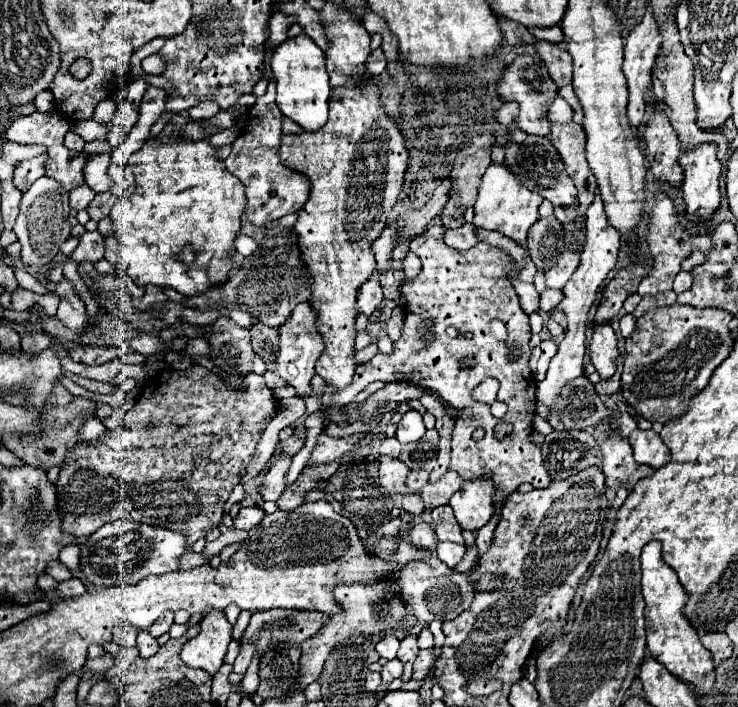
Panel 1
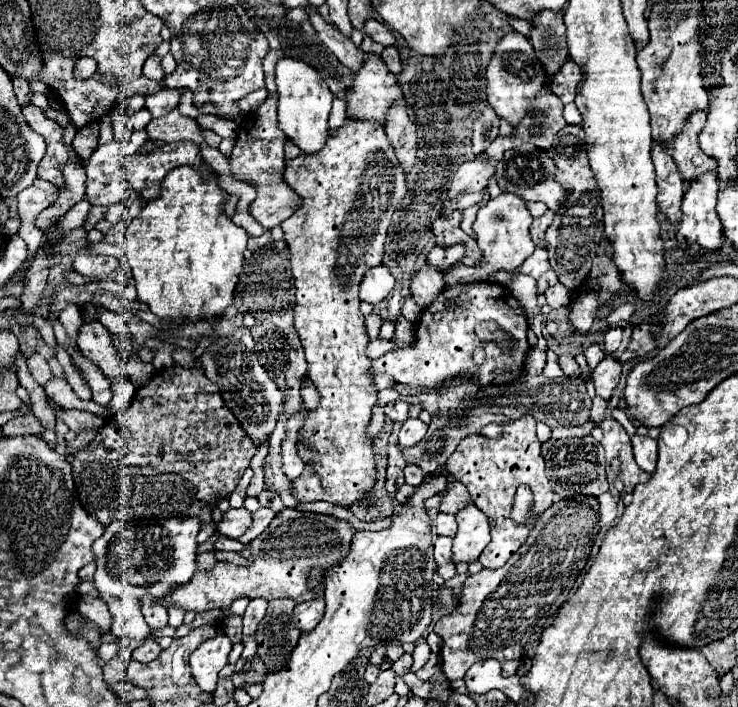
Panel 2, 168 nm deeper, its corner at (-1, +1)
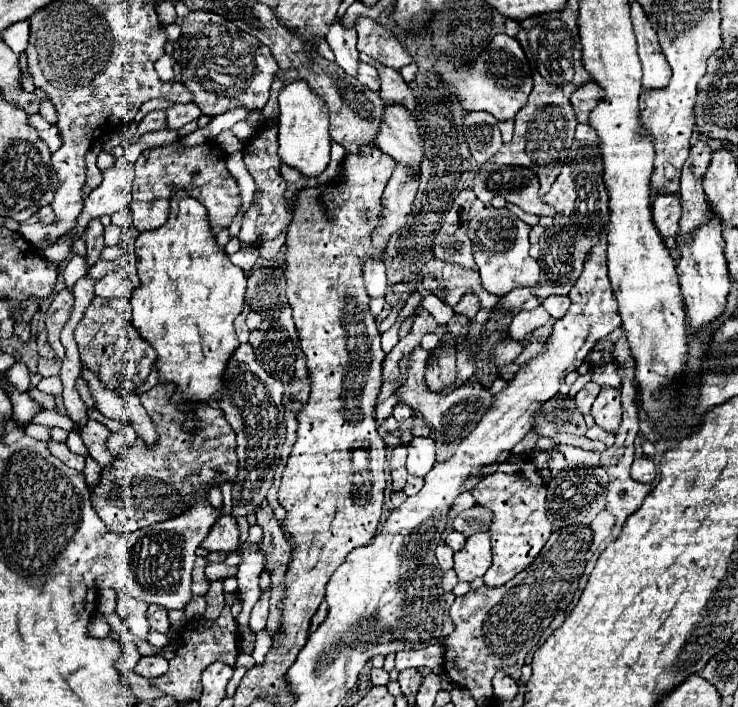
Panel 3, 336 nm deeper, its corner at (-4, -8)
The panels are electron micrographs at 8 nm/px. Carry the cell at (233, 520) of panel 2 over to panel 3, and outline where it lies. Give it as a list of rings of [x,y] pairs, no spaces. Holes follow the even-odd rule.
[[[222,515],[206,535],[206,539],[200,543],[206,551],[234,551],[238,547],[238,523],[232,515]]]

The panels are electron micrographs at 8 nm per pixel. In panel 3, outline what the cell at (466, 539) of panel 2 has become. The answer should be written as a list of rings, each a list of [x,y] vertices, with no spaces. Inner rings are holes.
[[[476,533],[470,535],[464,549],[460,549],[454,555],[454,571],[460,581],[474,581],[476,577],[482,577],[492,563],[492,551],[490,551],[490,537],[488,533]]]

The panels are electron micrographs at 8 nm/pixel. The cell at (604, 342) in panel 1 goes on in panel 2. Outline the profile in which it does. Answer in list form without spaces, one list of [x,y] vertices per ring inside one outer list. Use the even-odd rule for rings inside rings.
[[[605,356],[597,368],[593,370],[591,378],[595,380],[595,390],[601,398],[609,400],[611,398],[611,392],[613,388],[619,384],[619,378],[621,378],[621,364],[613,358],[613,356]]]

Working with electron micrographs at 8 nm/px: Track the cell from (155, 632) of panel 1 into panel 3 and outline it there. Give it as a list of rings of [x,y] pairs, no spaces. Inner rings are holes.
[[[150,605],[150,607],[148,607],[148,621],[150,621],[150,627],[152,627],[154,631],[168,633],[168,629],[170,629],[170,621],[168,621],[166,609],[160,607],[160,605]]]

